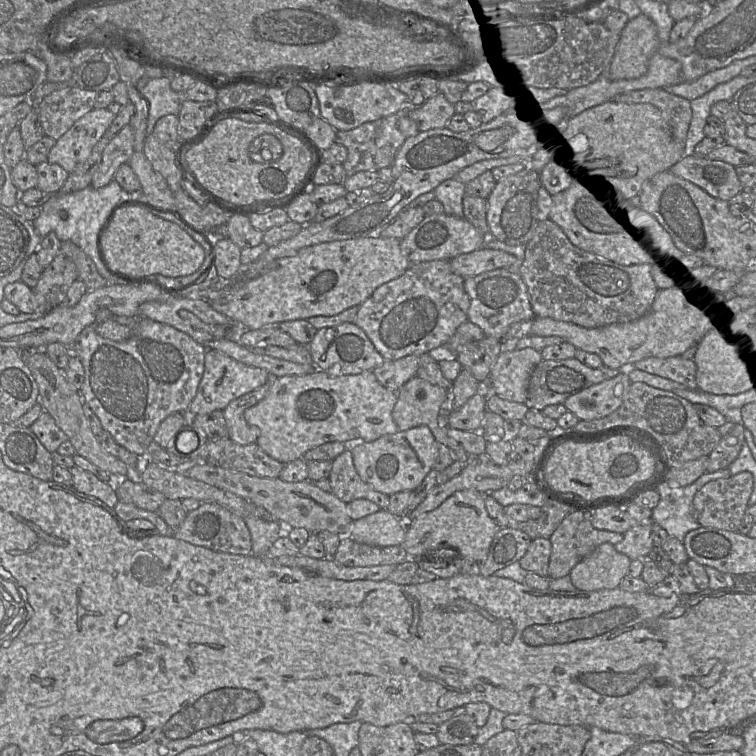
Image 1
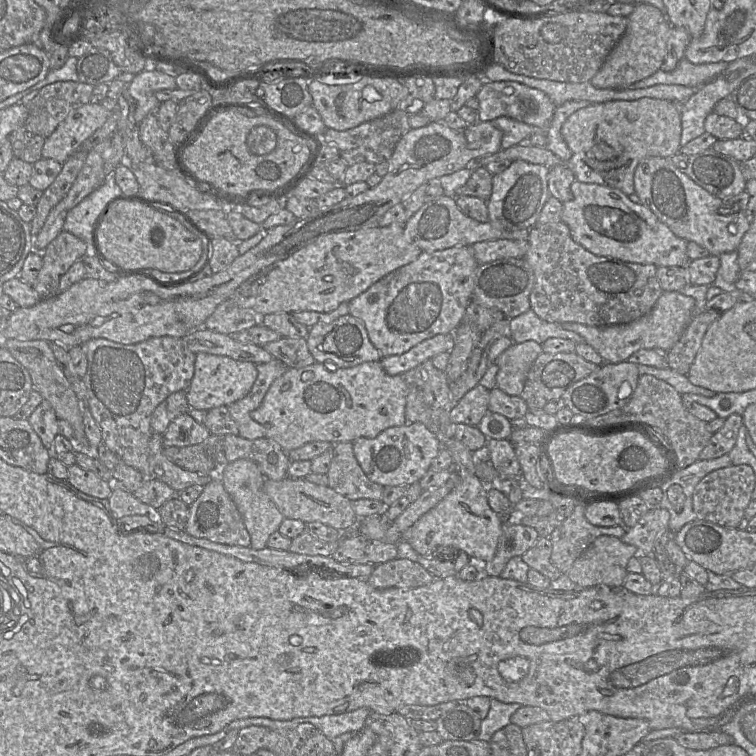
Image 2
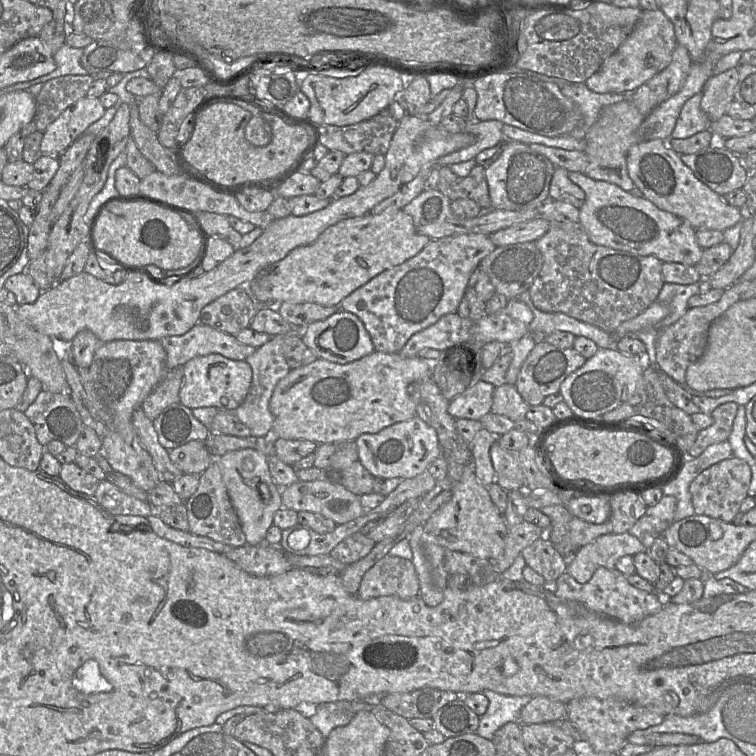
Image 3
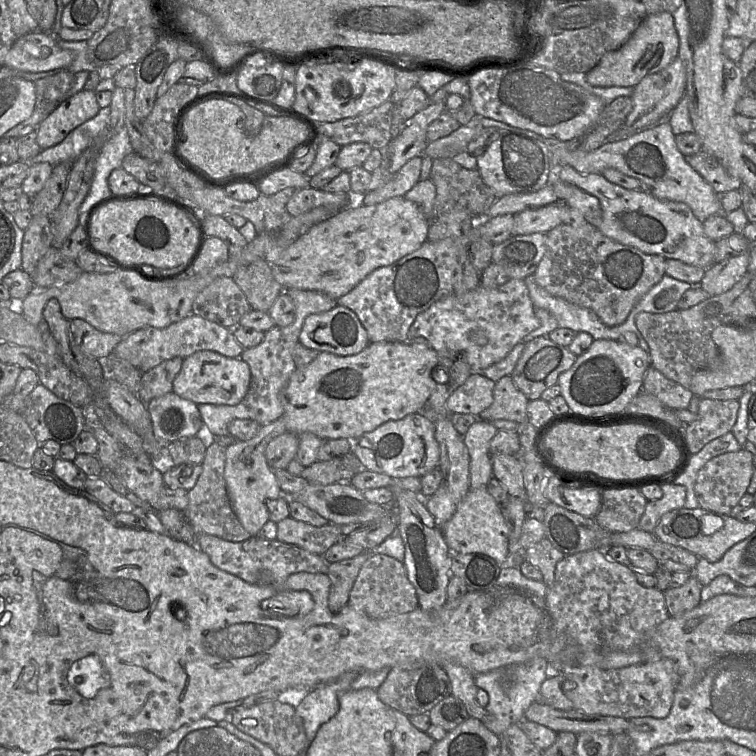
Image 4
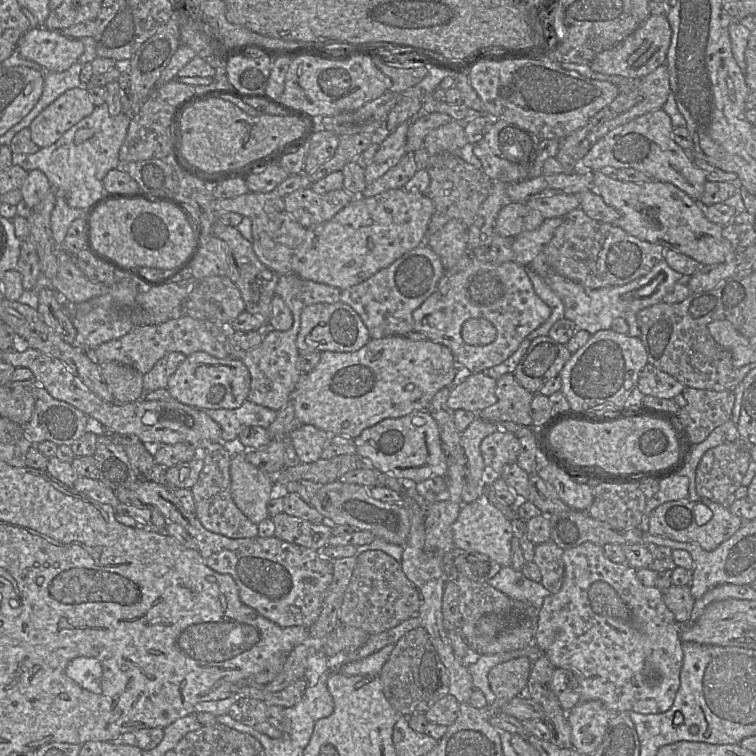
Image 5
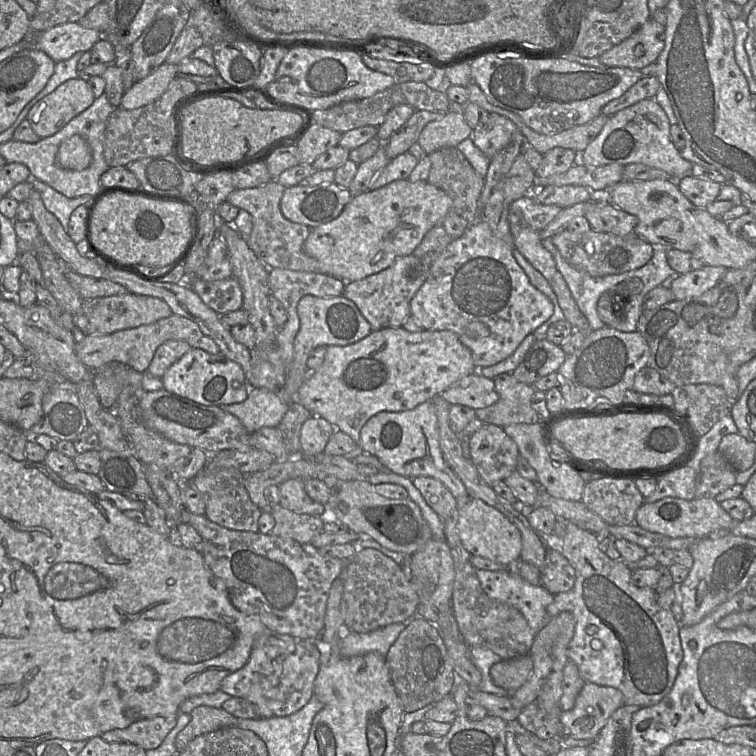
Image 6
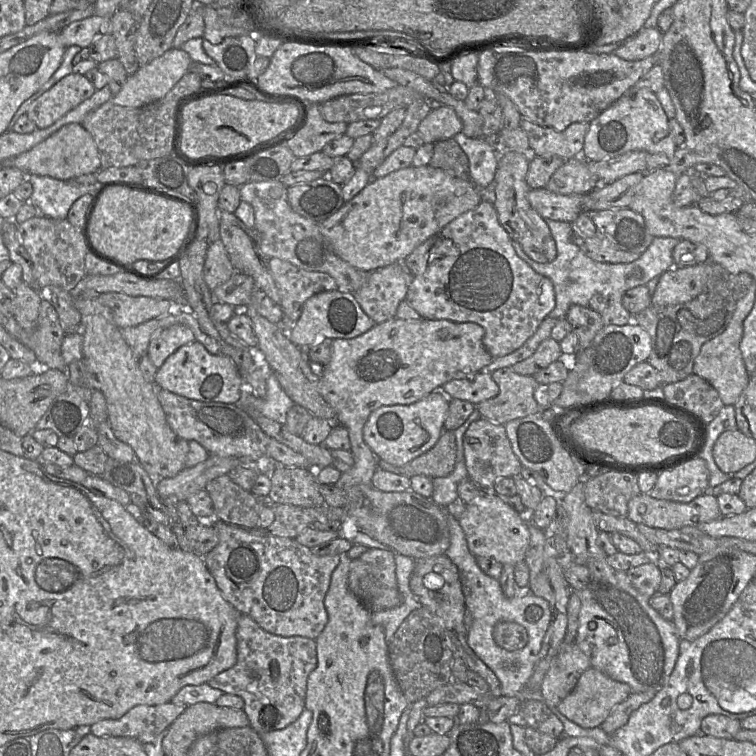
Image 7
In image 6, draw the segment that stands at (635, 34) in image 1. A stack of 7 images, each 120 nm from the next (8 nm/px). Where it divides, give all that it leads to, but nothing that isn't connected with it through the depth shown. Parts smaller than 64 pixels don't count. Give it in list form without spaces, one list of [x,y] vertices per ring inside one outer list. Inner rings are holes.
[[[650,18],[629,38],[603,53],[599,60],[608,68],[641,70],[657,62],[665,47],[666,26]]]

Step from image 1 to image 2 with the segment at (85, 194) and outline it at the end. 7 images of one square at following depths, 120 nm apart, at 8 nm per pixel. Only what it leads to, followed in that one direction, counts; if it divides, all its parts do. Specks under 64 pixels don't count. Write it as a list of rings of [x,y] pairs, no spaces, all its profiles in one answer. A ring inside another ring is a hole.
[[[114,173],[107,176],[99,188],[67,213],[63,230],[83,240],[94,255],[94,232],[97,223],[107,207],[122,196],[124,194]]]

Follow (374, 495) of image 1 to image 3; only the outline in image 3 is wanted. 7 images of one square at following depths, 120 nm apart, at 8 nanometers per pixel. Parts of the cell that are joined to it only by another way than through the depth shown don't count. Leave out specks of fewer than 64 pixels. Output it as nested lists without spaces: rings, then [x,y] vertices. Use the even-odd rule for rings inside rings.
[[[346,441],[330,444],[335,444],[336,448],[328,470],[324,470],[327,471],[327,479],[324,480],[339,482],[346,489],[358,496],[372,493],[375,477],[360,462],[356,442]]]

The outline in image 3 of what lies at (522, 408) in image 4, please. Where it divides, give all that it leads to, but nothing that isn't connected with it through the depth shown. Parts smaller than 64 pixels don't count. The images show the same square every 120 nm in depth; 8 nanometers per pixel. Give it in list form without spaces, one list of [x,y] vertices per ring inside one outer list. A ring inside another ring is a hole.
[[[504,383],[494,389],[491,412],[503,415],[513,422],[526,419],[528,405],[518,393],[515,385]]]

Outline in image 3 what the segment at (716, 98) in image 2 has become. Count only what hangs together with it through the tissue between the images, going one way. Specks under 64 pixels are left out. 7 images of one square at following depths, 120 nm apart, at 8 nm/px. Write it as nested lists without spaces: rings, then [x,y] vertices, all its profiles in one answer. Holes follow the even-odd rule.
[[[701,91],[684,103],[672,132],[673,139],[686,139],[709,129],[711,121],[701,108],[702,96]]]

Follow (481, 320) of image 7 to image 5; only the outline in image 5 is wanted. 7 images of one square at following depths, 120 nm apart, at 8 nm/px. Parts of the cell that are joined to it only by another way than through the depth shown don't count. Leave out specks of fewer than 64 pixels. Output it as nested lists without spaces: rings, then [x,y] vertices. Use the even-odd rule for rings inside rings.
[[[470,250],[466,258],[466,267],[455,273],[445,272],[438,282],[436,291],[412,313],[413,330],[424,333],[427,339],[449,348],[460,367],[460,375],[463,372],[480,373],[484,369],[504,362],[517,350],[520,343],[541,326],[550,315],[550,307],[536,295],[524,266],[515,261],[502,264],[483,261],[472,256]],[[471,318],[488,320],[496,329],[495,340],[483,346],[469,345],[464,342],[461,337],[461,328],[463,323]]]

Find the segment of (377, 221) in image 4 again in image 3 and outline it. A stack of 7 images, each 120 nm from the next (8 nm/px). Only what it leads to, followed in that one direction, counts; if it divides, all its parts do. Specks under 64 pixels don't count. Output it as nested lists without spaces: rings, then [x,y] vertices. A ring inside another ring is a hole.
[[[389,207],[379,214],[368,213],[360,217],[347,218],[329,226],[313,243],[296,247],[277,263],[261,270],[246,287],[262,306],[275,306],[282,302],[339,306],[354,290],[381,272],[414,257],[430,241],[428,236],[417,231],[412,217],[403,209]]]

